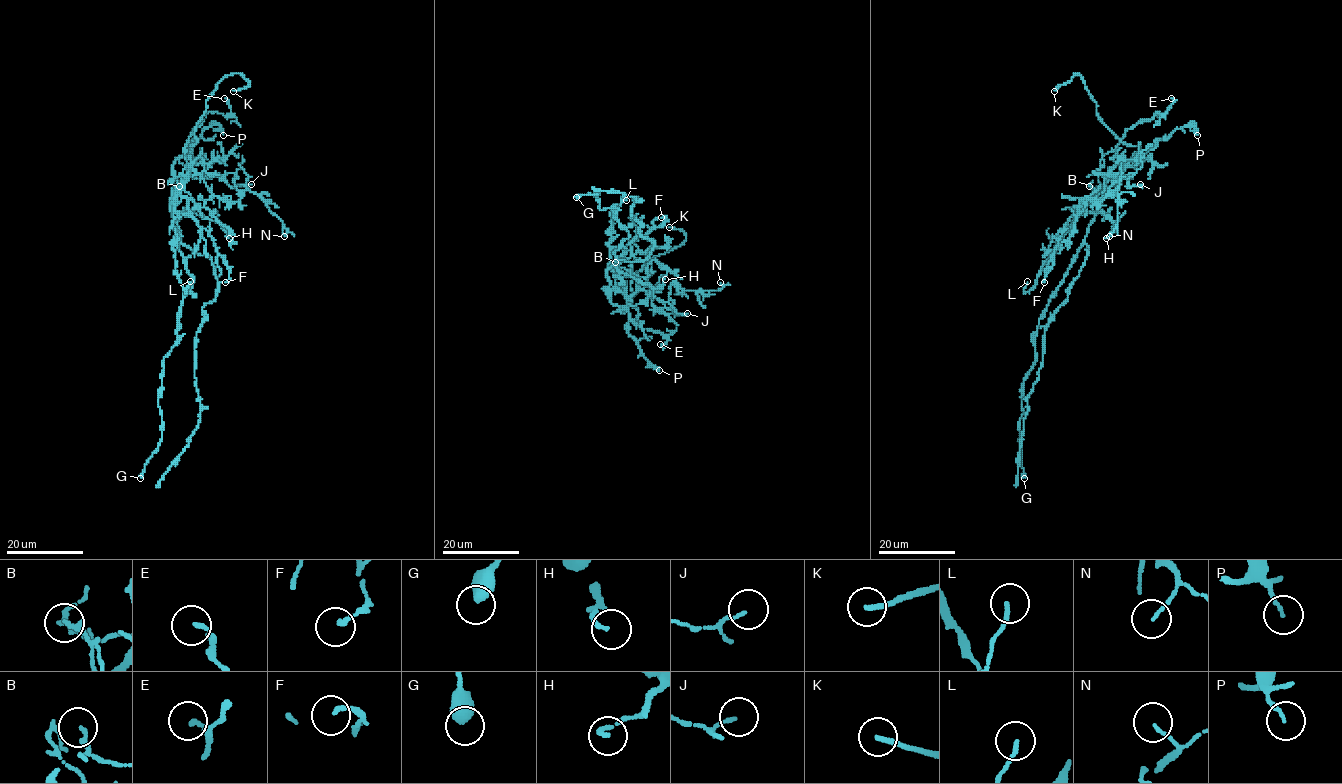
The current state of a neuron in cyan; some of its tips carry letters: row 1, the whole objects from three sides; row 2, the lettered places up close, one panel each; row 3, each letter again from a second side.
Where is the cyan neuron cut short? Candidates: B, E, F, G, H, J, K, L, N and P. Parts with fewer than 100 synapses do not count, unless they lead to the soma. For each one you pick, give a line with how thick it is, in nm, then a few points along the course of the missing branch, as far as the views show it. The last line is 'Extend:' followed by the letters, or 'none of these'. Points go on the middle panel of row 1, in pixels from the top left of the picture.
K: calibre 190 nm; course (669, 227), (658, 222), (648, 231)
Extend: K

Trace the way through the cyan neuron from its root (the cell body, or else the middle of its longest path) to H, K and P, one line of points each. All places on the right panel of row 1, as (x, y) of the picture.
H: (1087, 246), (1088, 226), (1116, 181), (1113, 176), (1075, 210), (1106, 214), (1115, 223), (1106, 238)
K: (1087, 246), (1088, 226), (1103, 194), (1140, 147), (1123, 142), (1101, 120), (1097, 102), (1078, 73), (1054, 91)
P: (1087, 246), (1088, 226), (1116, 181), (1112, 176), (1138, 165), (1176, 129), (1192, 123), (1197, 135)

